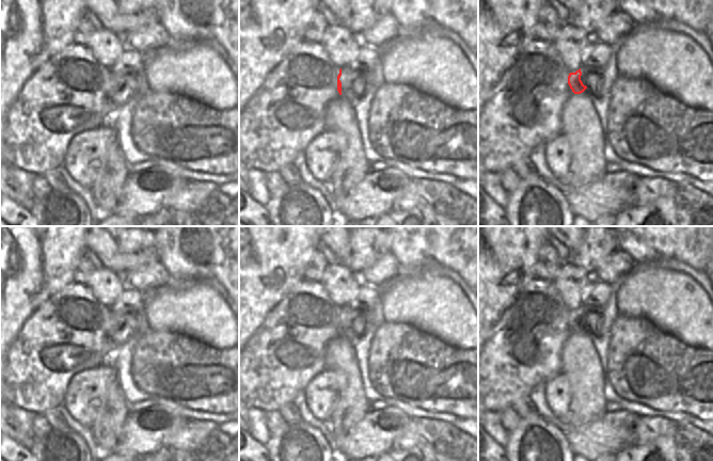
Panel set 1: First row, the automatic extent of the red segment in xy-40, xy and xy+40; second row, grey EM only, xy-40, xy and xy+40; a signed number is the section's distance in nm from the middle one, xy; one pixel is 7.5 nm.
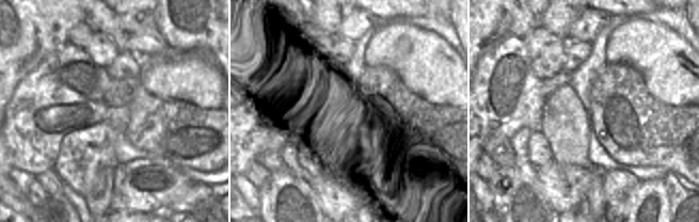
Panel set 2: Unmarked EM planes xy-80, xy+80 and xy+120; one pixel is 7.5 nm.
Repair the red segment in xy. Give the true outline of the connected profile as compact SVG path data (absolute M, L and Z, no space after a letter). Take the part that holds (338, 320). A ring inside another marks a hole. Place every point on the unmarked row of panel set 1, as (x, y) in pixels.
M344 305L337 315L337 330L339 334L351 340L363 334L366 319L365 312L358 312Z

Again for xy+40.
M580 307L568 315L568 323L574 333L595 333L598 330L600 315L587 307Z

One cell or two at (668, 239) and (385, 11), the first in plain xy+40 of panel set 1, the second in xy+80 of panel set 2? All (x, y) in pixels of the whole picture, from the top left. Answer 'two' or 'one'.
one

